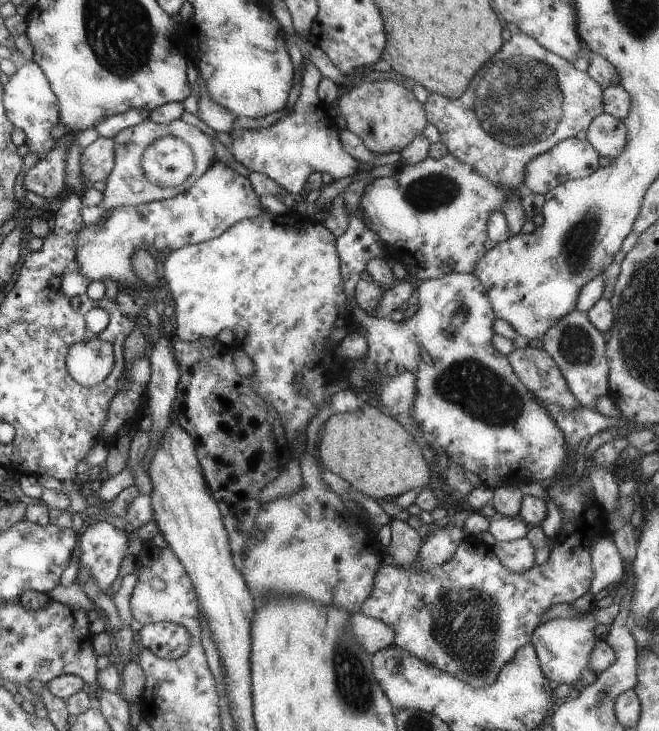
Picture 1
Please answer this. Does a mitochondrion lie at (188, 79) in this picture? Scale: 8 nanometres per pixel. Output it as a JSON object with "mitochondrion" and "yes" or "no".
{"mitochondrion":"no"}

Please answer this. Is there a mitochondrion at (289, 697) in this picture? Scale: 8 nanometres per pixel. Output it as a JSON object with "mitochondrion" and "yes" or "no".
{"mitochondrion":"no"}

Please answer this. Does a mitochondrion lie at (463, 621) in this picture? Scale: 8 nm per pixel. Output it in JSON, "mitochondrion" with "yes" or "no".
{"mitochondrion":"yes"}

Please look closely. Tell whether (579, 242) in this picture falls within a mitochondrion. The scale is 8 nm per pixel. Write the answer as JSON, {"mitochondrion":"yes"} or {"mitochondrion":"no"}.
{"mitochondrion":"yes"}

